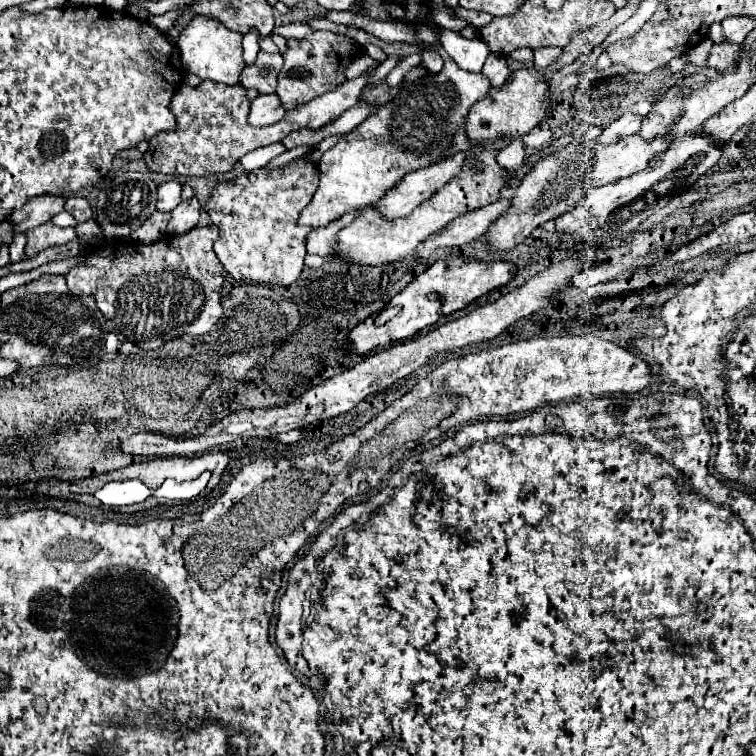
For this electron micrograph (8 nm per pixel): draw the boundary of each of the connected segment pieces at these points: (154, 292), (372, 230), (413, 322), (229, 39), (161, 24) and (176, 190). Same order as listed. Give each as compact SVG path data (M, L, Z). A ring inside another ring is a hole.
M215 225L195 227L185 235L167 235L159 243L143 245L135 241L113 243L109 255L91 251L83 263L75 265L65 273L67 287L71 295L93 295L99 311L107 319L107 331L117 333L119 341L125 343L147 343L147 339L175 339L177 335L207 335L219 315L223 315L221 287L225 281L225 271L213 253L213 243L219 235Z
M463 131L455 133L455 139L451 147L447 149L445 159L457 155L457 153L467 153L465 165L461 167L459 175L441 187L431 199L423 201L417 209L413 209L411 215L395 221L385 221L377 211L365 209L349 227L339 231L339 255L351 263L359 265L381 265L381 263L393 263L401 261L409 253L417 249L421 241L425 241L429 235L437 233L443 229L449 221L453 221L459 215L465 215L467 211L475 211L479 207L485 207L489 203L495 203L501 197L501 189L507 187L507 171L502 169L497 163L497 153L495 151L477 151L471 153L469 149L475 143L471 143Z
M465 257L437 261L425 273L417 275L401 293L397 293L389 301L391 307L399 307L399 313L391 321L387 321L381 327L375 327L373 317L367 317L363 323L355 325L355 329L351 329L347 335L347 339L349 339L347 349L349 349L349 353L355 353L355 355L367 355L375 347L387 347L395 341L409 339L415 333L419 333L421 329L437 323L441 317L461 311L471 301L479 299L481 295L489 293L491 289L509 283L513 275L515 275L515 267L511 263L501 263L501 261L481 263L481 261L469 261Z
M195 15L193 21L181 31L181 35L177 39L183 67L189 73L199 75L201 79L209 79L209 81L223 83L223 85L237 85L239 75L245 67L243 57L241 57L241 53L243 53L241 39L243 39L243 35L239 35L235 31L229 31L217 19Z
M181 9L169 11L169 13L165 13L165 15L151 15L151 17L149 17L149 23L151 23L153 27L157 27L159 31L169 31L179 15L181 15Z
M167 181L157 187L157 211L173 211L181 203L181 185Z

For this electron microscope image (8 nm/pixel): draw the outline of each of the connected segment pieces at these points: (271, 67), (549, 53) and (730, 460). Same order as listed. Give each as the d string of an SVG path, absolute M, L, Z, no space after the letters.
M259 51L255 65L245 67L241 75L241 85L247 89L257 89L259 93L275 93L277 87L277 75L283 67L283 57L281 53L265 53Z
M557 47L535 49L535 69L545 69L545 67L553 65L559 55L561 55L561 49L557 49Z
M723 441L718 444L718 452L712 467L709 468L710 473L721 478L737 480L740 473L737 473L736 466L738 465L737 456L731 456L730 452L731 441Z

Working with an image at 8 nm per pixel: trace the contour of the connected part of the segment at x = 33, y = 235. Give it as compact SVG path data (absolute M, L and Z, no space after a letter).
M49 221L45 225L39 225L31 231L27 231L27 247L25 247L25 255L27 257L33 257L37 255L41 249L47 249L51 245L63 245L63 243L69 243L77 239L75 235L75 229L73 227L67 227L67 229L61 229L61 227L55 227L51 225Z

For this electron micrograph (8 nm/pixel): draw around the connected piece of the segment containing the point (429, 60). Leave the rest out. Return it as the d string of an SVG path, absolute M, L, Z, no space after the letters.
M423 51L423 63L431 73L439 73L443 69L443 59L435 51Z

